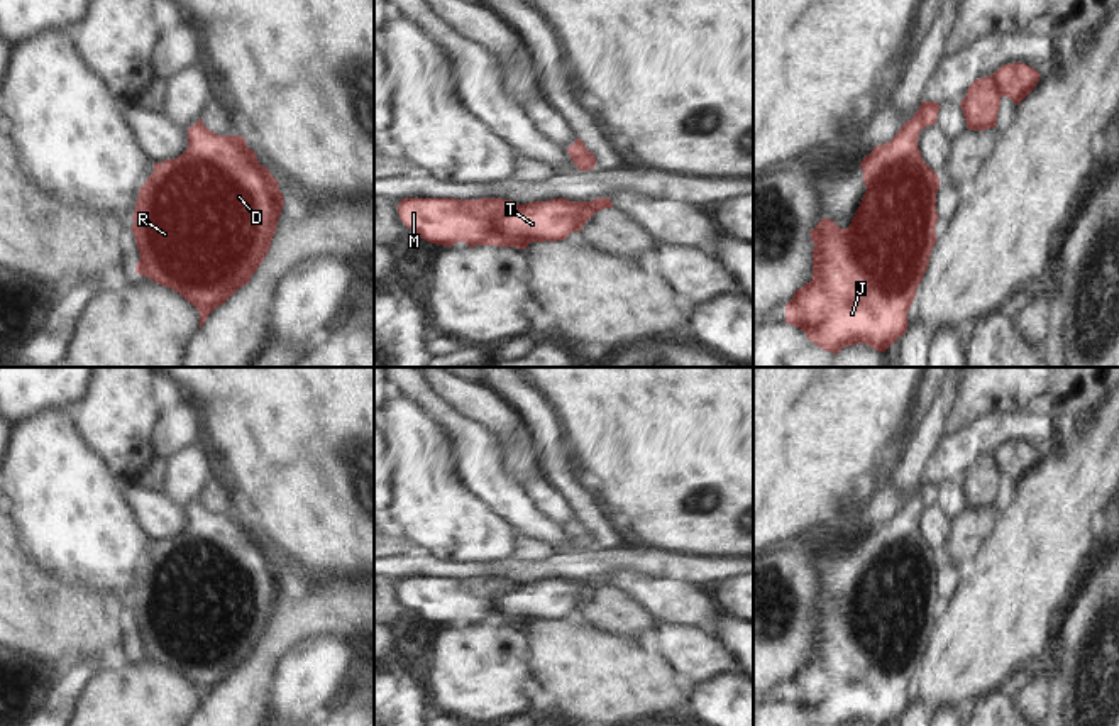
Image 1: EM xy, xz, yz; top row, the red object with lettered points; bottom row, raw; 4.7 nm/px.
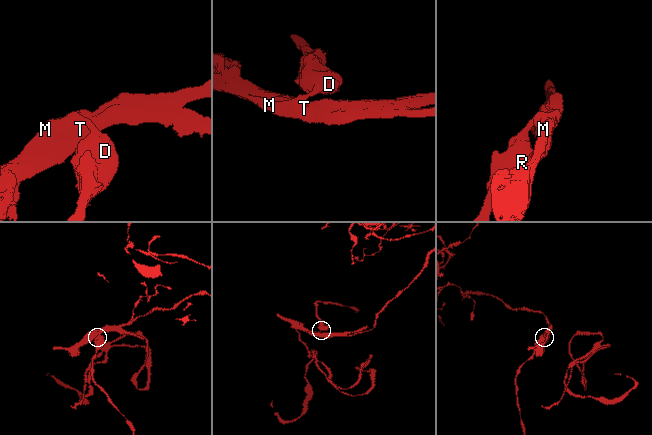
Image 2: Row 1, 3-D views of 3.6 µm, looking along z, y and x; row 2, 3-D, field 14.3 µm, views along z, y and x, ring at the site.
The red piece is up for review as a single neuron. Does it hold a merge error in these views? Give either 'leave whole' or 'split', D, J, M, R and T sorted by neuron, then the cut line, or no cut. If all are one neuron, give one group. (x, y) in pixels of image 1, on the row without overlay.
leave whole; groups D J M R T; cut none

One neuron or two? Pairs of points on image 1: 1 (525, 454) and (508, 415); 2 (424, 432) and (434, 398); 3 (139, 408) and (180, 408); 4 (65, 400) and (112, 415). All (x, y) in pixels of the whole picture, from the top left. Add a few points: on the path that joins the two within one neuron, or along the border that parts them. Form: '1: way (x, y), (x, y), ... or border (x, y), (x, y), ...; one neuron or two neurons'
1: way (517, 444), (510, 425); one neuron
2: border (395, 390), (418, 400), (449, 430), (454, 440); two neurons
3: border (158, 422), (149, 457); two neurons
4: border (90, 384), (88, 395), (73, 413); two neurons

